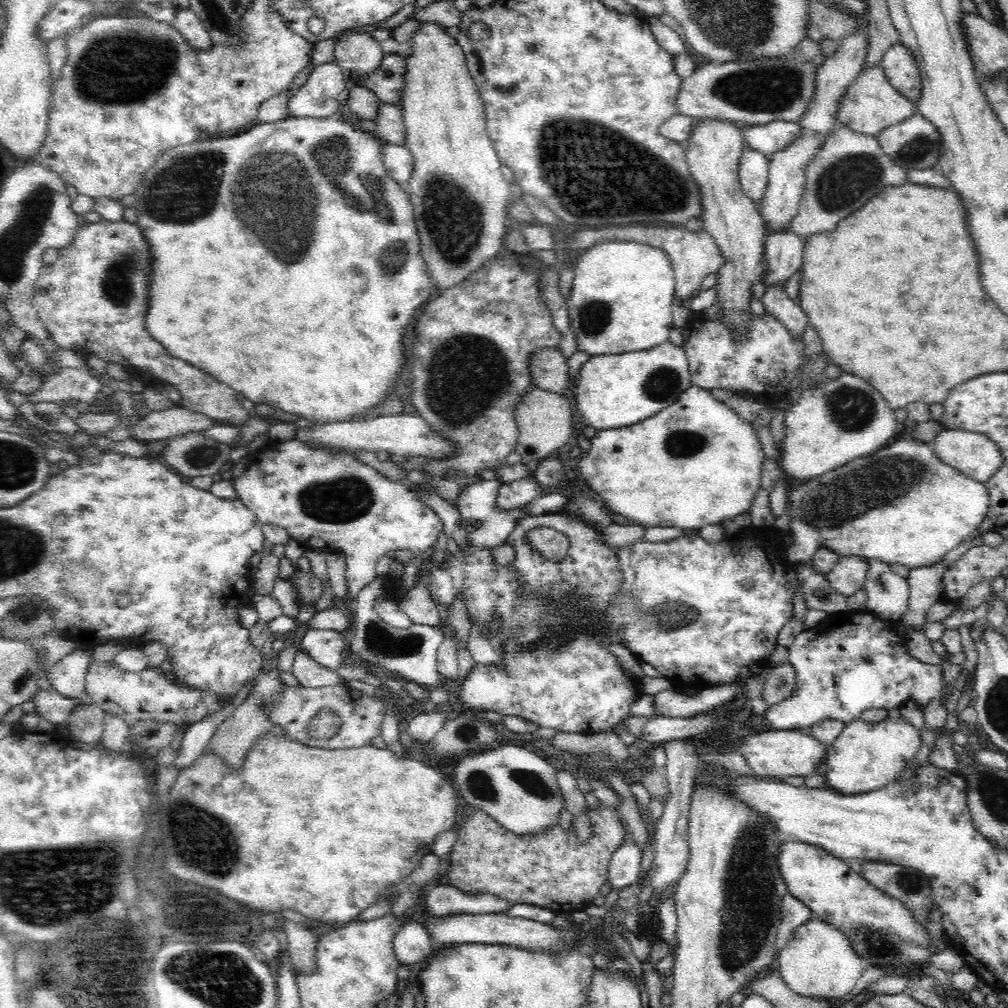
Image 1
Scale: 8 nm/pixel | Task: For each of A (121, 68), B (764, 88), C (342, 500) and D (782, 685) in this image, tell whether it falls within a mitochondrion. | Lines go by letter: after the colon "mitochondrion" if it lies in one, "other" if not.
A: mitochondrion
B: mitochondrion
C: mitochondrion
D: mitochondrion

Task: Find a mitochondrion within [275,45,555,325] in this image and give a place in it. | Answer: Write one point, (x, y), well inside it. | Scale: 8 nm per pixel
(453, 219)

